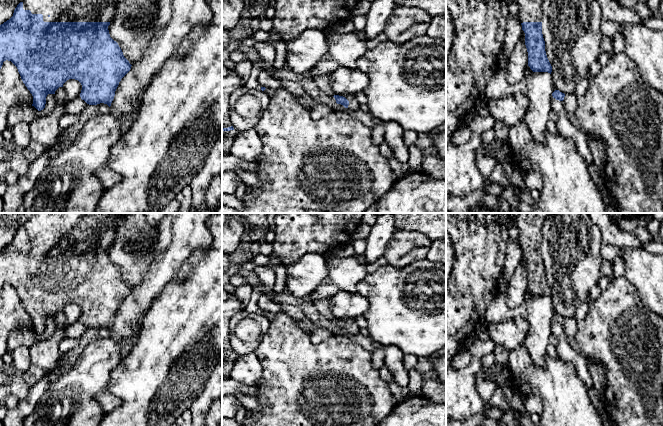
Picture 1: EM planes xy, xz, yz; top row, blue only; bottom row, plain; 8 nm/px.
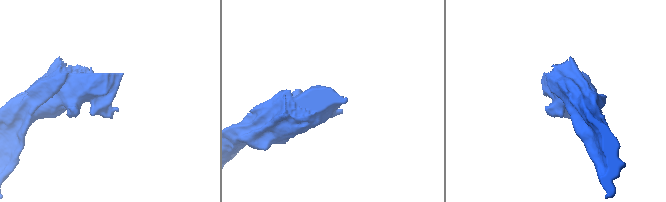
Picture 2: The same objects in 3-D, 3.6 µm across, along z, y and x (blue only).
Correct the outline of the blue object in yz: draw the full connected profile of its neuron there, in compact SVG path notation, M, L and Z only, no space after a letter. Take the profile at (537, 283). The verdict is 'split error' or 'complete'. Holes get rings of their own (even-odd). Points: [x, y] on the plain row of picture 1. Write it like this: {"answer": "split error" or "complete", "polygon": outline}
{"answer": "split error", "polygon": "M508 213L512 222L508 225L515 225L518 228L518 244L521 246L522 254L525 257L525 269L528 276L528 290L533 296L548 296L551 298L552 290L545 275L545 265L542 258L543 224L550 213Z"}

